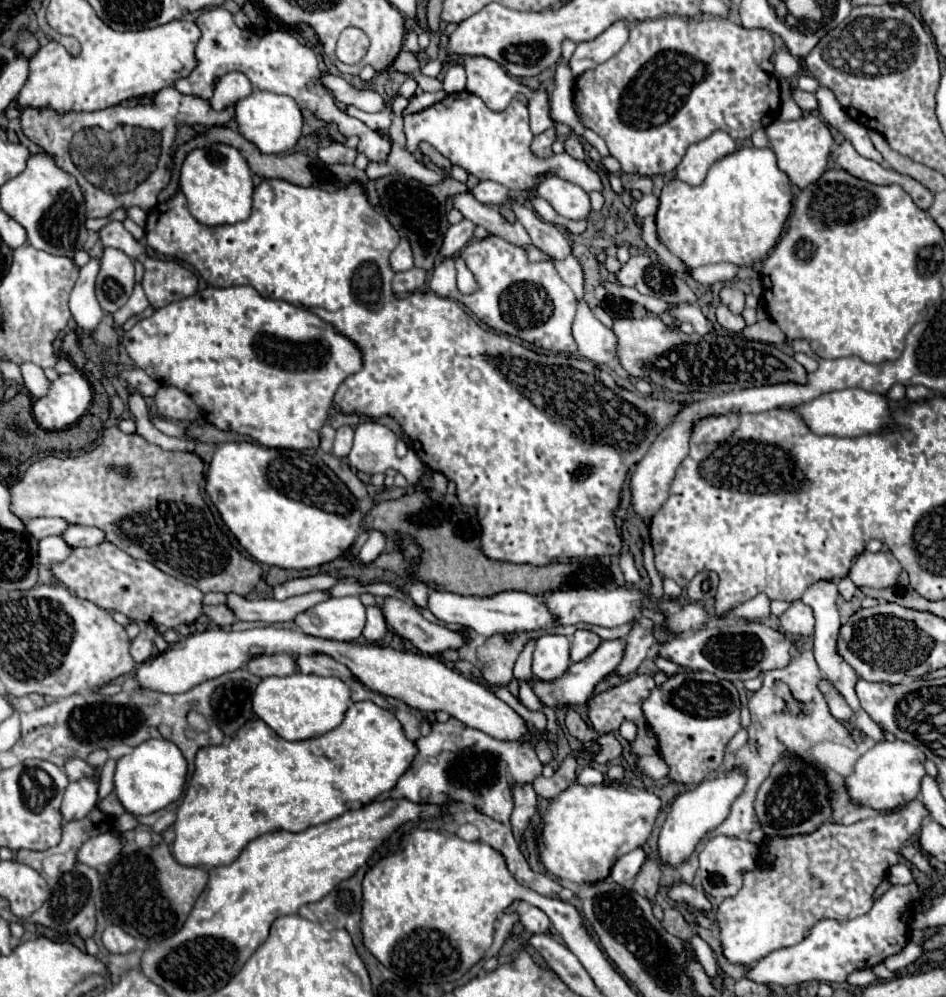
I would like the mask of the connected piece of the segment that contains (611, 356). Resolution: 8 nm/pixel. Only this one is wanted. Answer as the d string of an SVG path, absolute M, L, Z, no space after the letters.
M584 298L578 300L578 312L572 330L578 344L578 354L582 358L592 360L596 364L614 364L618 360L618 338L592 314Z

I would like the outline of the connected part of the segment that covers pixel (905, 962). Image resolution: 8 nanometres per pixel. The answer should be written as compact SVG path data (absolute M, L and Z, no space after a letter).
M910 940L910 942L904 946L904 950L902 950L902 952L898 952L898 954L894 954L894 956L886 958L886 960L884 960L884 964L886 964L886 968L888 968L888 970L898 972L898 970L902 970L902 968L906 968L906 966L914 964L916 960L920 960L924 954L926 954L924 946L922 946L922 944L916 944L916 942L912 942L912 940Z

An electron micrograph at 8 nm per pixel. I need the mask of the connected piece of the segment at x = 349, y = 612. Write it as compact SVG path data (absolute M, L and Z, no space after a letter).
M358 596L328 598L296 616L296 626L304 634L340 642L358 640L364 624L366 608Z

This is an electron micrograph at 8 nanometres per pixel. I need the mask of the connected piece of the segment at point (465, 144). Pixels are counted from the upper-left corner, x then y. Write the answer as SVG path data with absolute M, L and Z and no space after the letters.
M470 92L448 94L442 102L422 112L404 116L404 134L408 152L414 154L420 142L428 142L444 158L456 166L466 168L478 180L494 180L510 190L534 190L544 176L558 176L584 188L586 192L602 190L598 172L586 162L574 160L570 154L554 154L542 160L530 152L534 134L530 132L528 124L528 108L520 98L516 98L504 112L492 112L486 108L482 98Z

